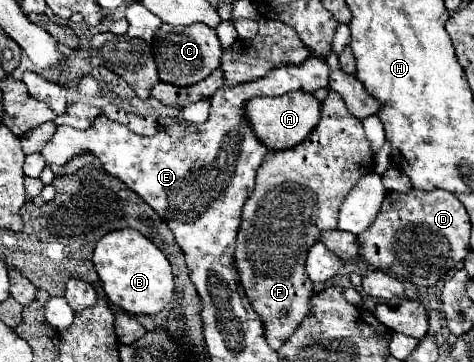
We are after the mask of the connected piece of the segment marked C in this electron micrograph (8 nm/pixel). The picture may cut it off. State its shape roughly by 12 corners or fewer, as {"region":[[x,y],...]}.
{"region":[[162,23],[158,77],[194,85],[220,65],[216,31]]}

